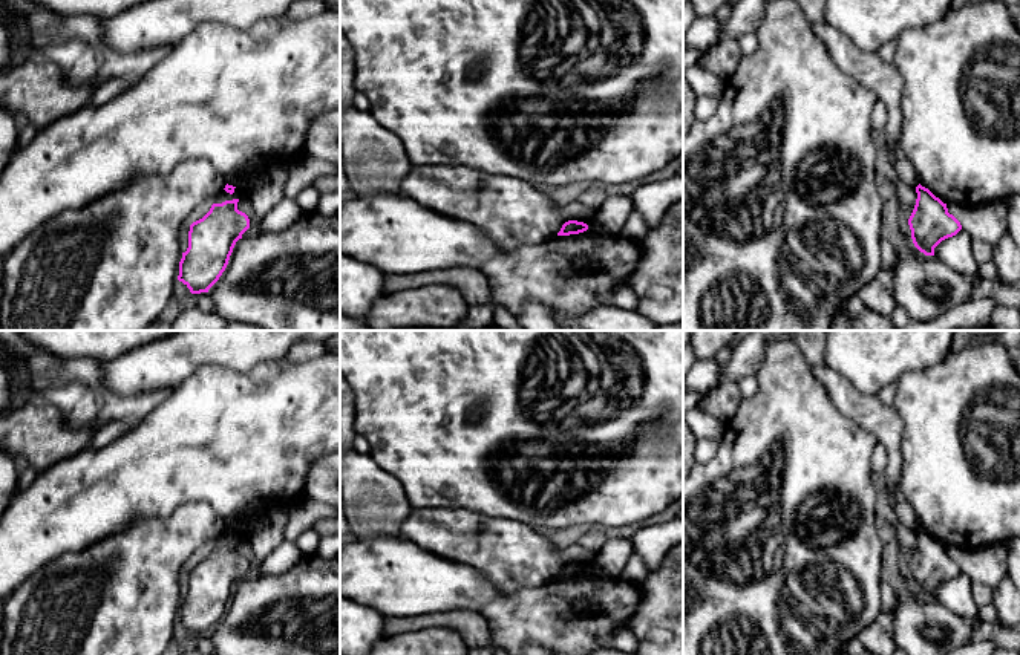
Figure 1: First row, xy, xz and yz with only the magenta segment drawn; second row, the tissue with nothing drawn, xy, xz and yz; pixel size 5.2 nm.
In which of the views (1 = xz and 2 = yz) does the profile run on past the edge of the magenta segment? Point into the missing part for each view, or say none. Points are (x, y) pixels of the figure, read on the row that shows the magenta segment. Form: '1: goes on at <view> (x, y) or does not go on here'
1: does not go on here
2: does not go on here

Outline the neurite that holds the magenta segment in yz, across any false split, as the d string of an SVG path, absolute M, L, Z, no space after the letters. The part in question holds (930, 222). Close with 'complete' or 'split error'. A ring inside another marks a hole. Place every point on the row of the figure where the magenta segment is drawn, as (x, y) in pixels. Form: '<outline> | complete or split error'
M920 184L917 199L908 219L914 246L925 256L934 256L934 248L945 239L956 236L962 225L948 213L946 204Z | complete

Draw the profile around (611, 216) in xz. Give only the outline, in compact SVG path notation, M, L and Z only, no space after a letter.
M610 196L597 211L593 213L588 230L597 234L619 234L629 214L634 211L634 202L628 196Z

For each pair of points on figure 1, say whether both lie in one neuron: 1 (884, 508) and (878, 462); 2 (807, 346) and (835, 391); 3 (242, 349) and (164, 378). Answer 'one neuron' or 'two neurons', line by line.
1: one neuron
2: two neurons
3: one neuron

